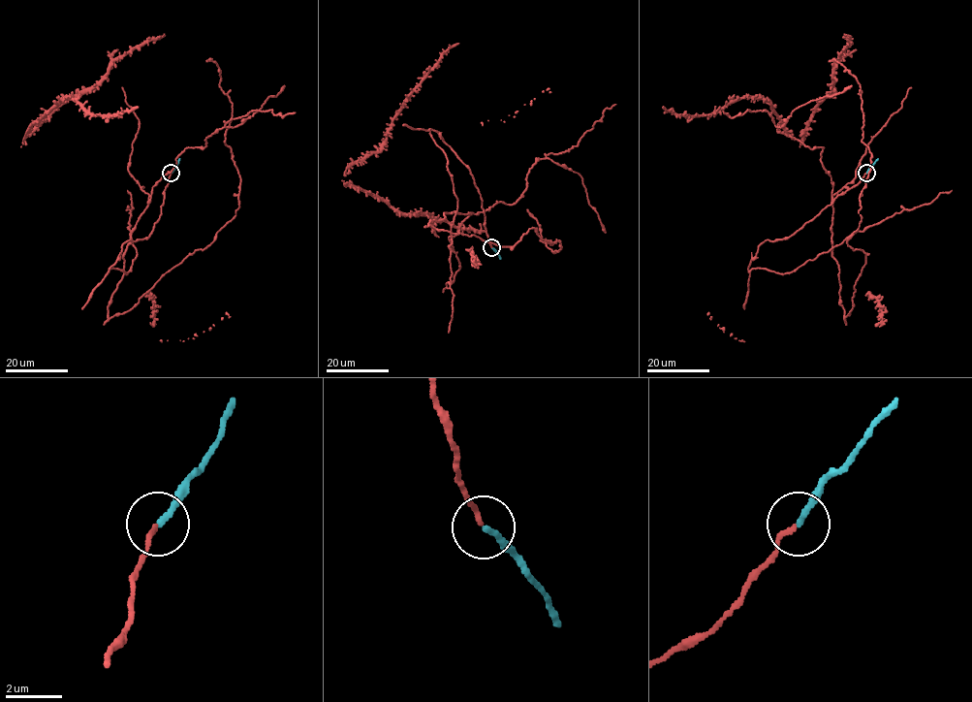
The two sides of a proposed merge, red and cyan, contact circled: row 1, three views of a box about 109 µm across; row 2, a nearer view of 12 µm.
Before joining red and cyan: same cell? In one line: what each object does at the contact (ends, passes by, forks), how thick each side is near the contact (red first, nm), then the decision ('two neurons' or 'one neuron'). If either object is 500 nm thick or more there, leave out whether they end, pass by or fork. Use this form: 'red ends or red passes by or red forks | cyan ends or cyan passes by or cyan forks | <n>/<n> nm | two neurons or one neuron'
red ends | cyan ends | 160/220 nm | one neuron

